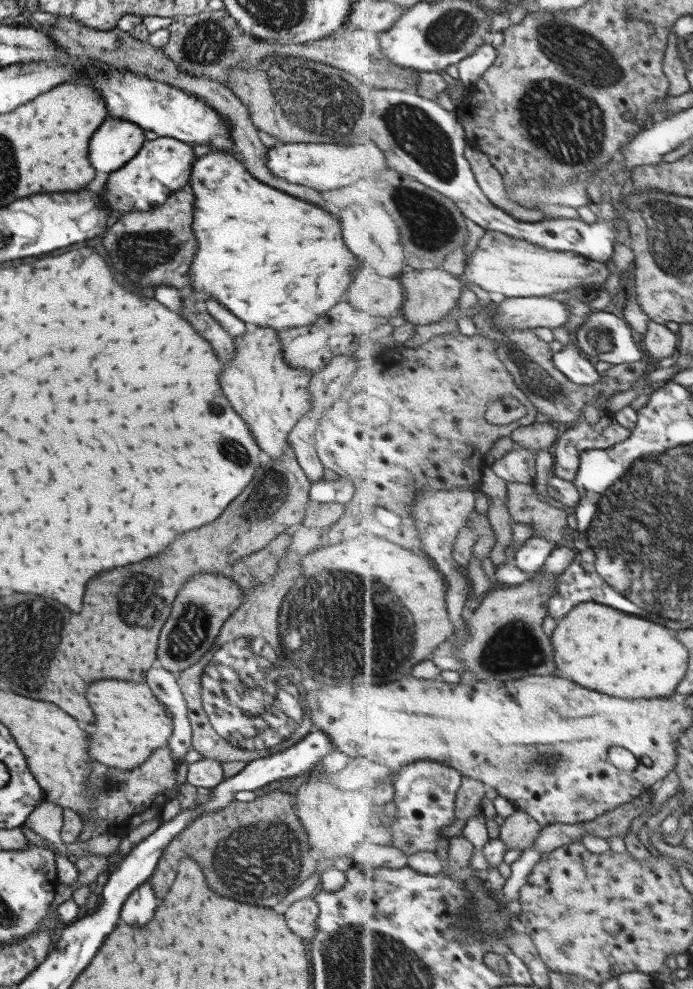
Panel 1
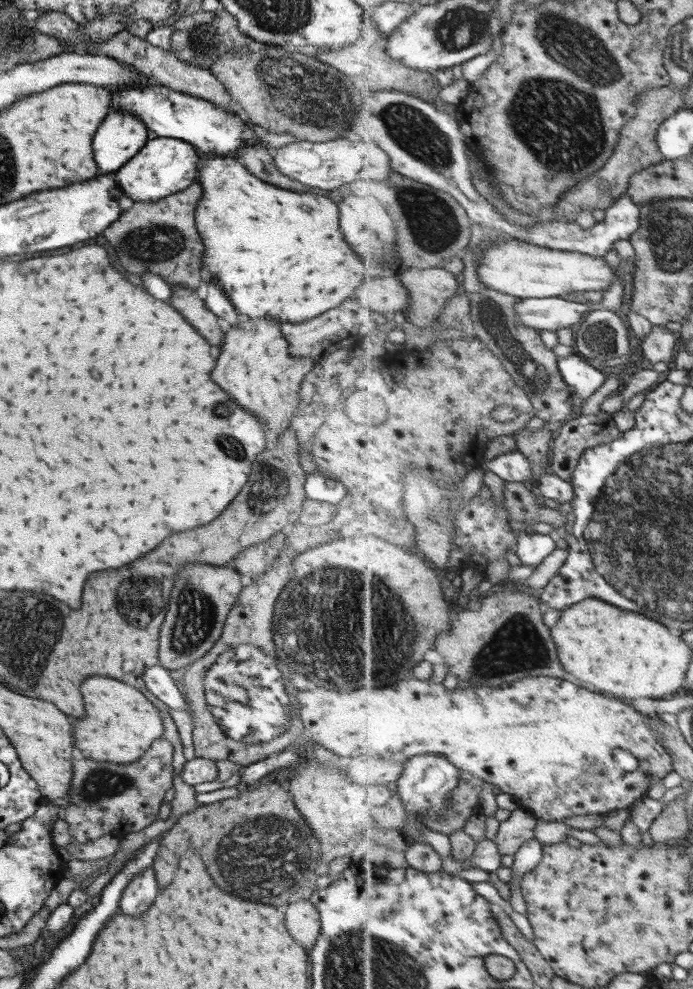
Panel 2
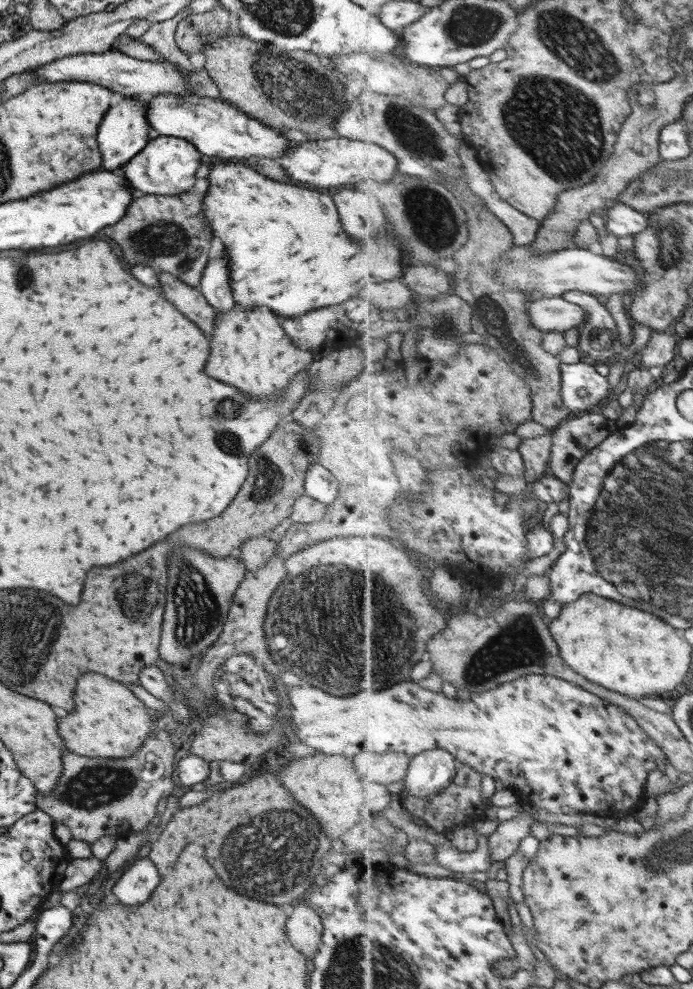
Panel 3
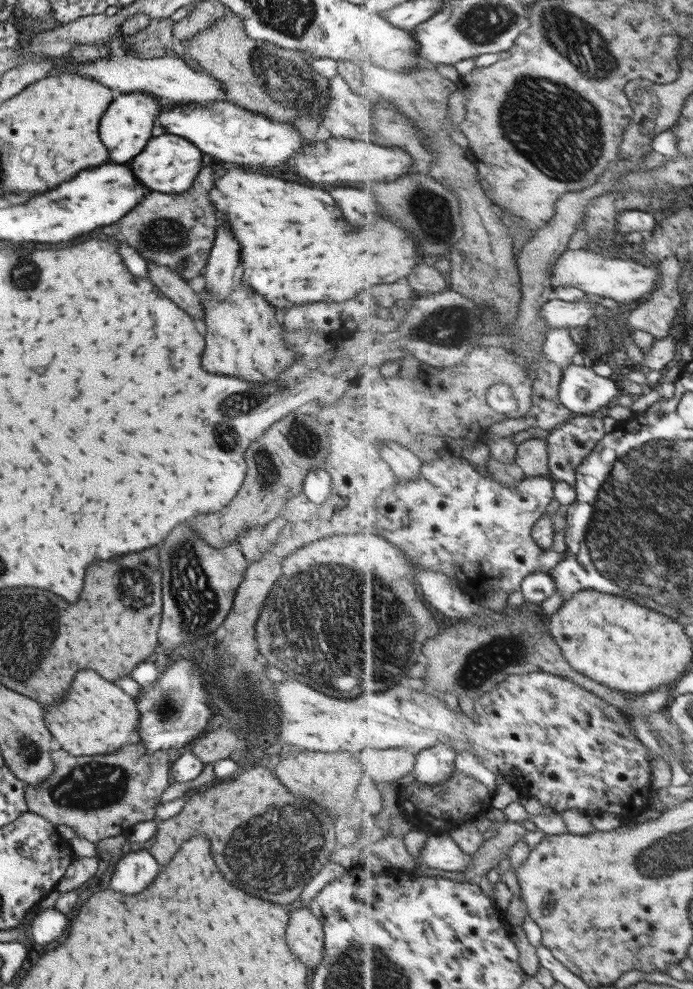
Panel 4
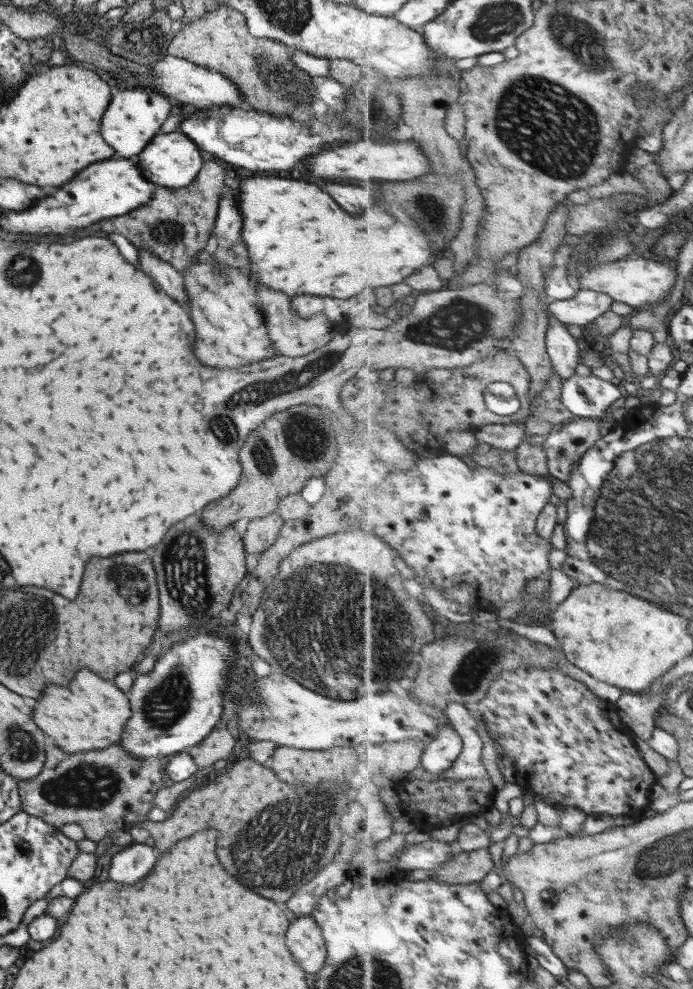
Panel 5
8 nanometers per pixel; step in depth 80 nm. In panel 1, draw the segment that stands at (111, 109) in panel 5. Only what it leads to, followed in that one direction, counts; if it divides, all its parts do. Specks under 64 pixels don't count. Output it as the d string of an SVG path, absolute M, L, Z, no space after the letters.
M110 115L90 140L90 162L98 172L110 174L126 165L145 143L144 129Z

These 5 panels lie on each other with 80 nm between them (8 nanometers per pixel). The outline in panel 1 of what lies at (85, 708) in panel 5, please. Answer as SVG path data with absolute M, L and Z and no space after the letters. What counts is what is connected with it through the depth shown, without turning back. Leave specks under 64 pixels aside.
M98 680L98 682L92 682L88 688L86 688L86 698L92 706L92 712L94 712L94 724L92 724L92 732L87 732L87 738L89 738L89 756L94 761L114 767L120 770L132 770L137 766L140 766L154 751L166 746L169 742L169 736L173 733L173 719L168 718L166 710L156 702L156 697L153 692L150 692L151 688L148 688L146 684L132 684L132 682L120 682L120 680Z

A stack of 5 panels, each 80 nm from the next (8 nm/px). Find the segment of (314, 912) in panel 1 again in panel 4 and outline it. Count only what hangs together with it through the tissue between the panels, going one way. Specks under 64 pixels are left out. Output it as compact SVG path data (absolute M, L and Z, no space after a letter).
M297 905L292 910L296 912L290 916L286 942L306 966L315 968L320 964L325 949L322 923L308 907Z

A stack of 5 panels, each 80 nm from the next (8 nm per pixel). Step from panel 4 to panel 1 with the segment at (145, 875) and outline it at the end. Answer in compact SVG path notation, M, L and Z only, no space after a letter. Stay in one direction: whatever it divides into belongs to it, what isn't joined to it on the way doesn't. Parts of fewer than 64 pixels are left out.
M146 880L140 888L136 888L123 904L120 918L126 924L146 924L158 906L158 898L154 896L150 880Z

